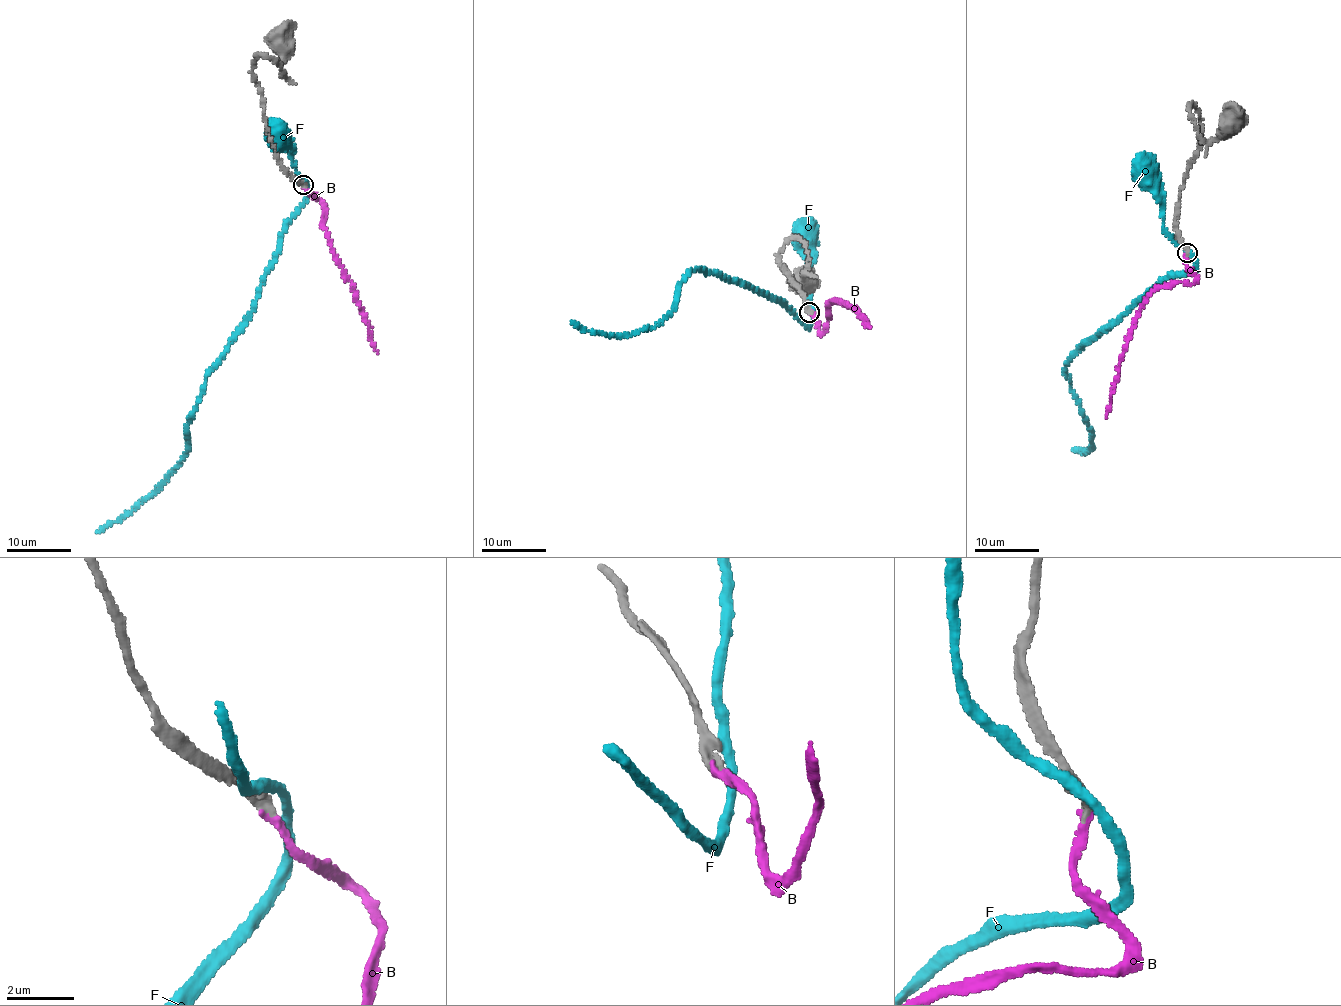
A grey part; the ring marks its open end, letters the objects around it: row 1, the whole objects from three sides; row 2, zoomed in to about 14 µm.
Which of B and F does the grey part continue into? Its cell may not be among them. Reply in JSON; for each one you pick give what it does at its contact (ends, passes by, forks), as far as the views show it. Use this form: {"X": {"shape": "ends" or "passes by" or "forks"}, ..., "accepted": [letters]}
{"B": {"shape": "ends"}, "accepted": ["B"]}

